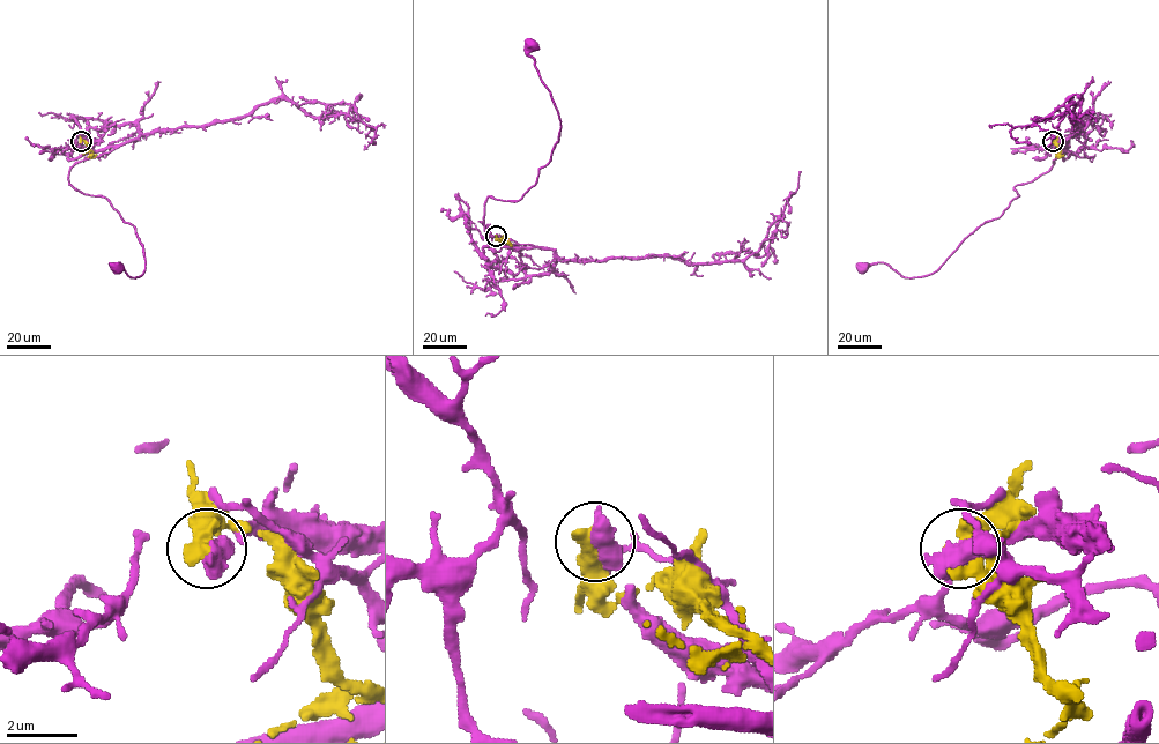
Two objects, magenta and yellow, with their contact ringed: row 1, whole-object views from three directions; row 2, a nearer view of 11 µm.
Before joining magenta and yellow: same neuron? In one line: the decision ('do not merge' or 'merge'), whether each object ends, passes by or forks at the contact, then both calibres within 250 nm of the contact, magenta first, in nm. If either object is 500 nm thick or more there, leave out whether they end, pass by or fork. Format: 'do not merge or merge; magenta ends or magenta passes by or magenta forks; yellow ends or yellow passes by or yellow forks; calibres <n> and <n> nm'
do not merge; calibres 700 and 600 nm

